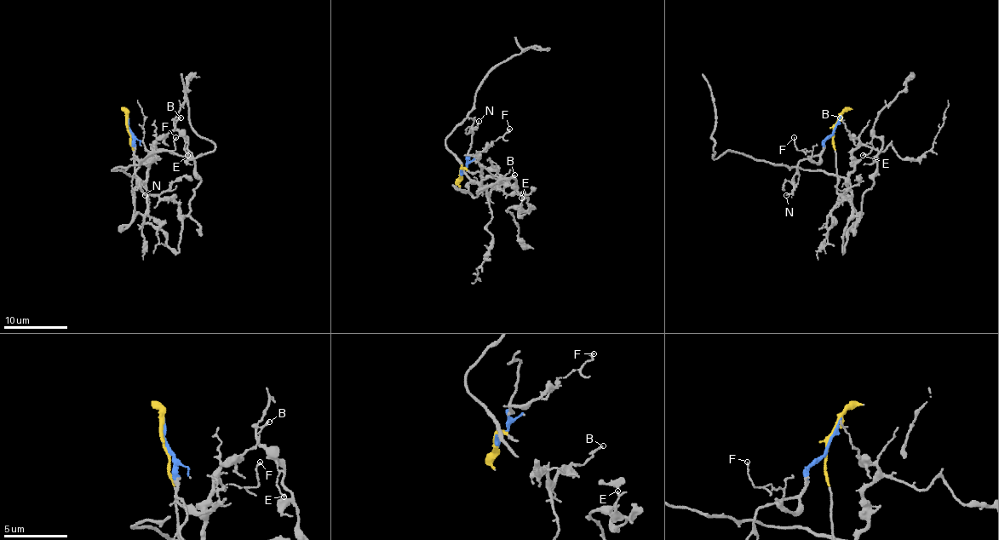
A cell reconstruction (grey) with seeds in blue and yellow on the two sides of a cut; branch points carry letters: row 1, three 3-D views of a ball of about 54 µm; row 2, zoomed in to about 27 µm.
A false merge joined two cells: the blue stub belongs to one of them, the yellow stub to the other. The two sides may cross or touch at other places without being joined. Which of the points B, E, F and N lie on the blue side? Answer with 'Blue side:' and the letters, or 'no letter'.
Blue side: F, N

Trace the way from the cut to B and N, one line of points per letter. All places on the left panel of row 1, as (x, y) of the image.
B: (128, 125), (129, 146), (133, 151), (133, 176), (144, 180), (155, 141), (175, 129), (175, 123), (180, 117)
N: (128, 125), (140, 163), (136, 171), (138, 187), (144, 195)

